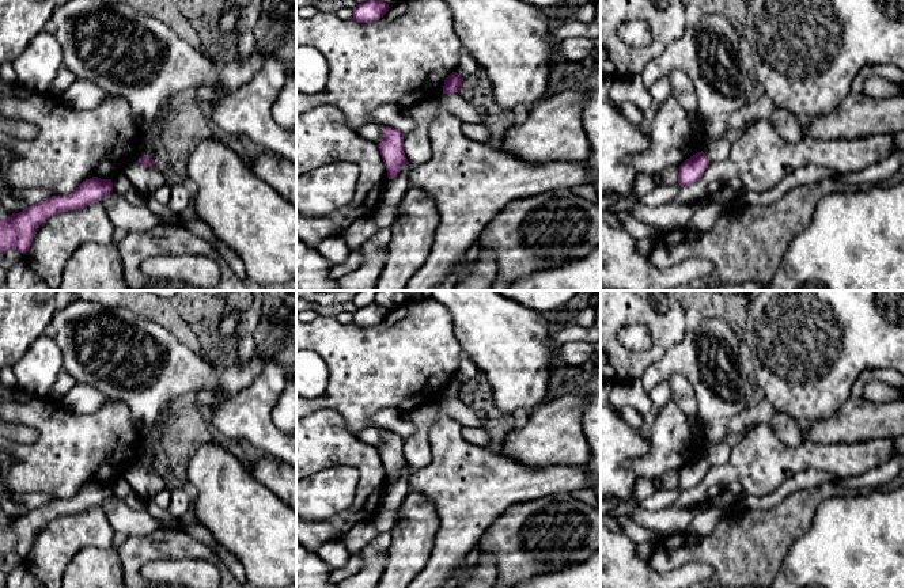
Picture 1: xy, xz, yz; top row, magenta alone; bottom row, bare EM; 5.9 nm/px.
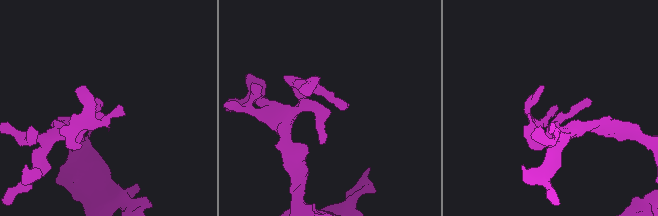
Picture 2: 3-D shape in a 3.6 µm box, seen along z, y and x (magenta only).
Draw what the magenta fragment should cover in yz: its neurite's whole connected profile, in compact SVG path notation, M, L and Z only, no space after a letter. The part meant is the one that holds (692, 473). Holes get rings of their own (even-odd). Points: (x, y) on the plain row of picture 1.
M703 455L686 463L679 470L678 489L686 492L698 485L708 468L709 464Z

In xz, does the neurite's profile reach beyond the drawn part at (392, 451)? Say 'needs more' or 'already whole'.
already whole

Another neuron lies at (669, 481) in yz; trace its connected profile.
M671 470L654 481L658 489L674 490L678 488L679 470Z

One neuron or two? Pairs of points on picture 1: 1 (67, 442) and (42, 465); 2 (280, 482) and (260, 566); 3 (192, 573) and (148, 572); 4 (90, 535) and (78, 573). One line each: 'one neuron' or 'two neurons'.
1: one neuron
2: two neurons
3: one neuron
4: two neurons

